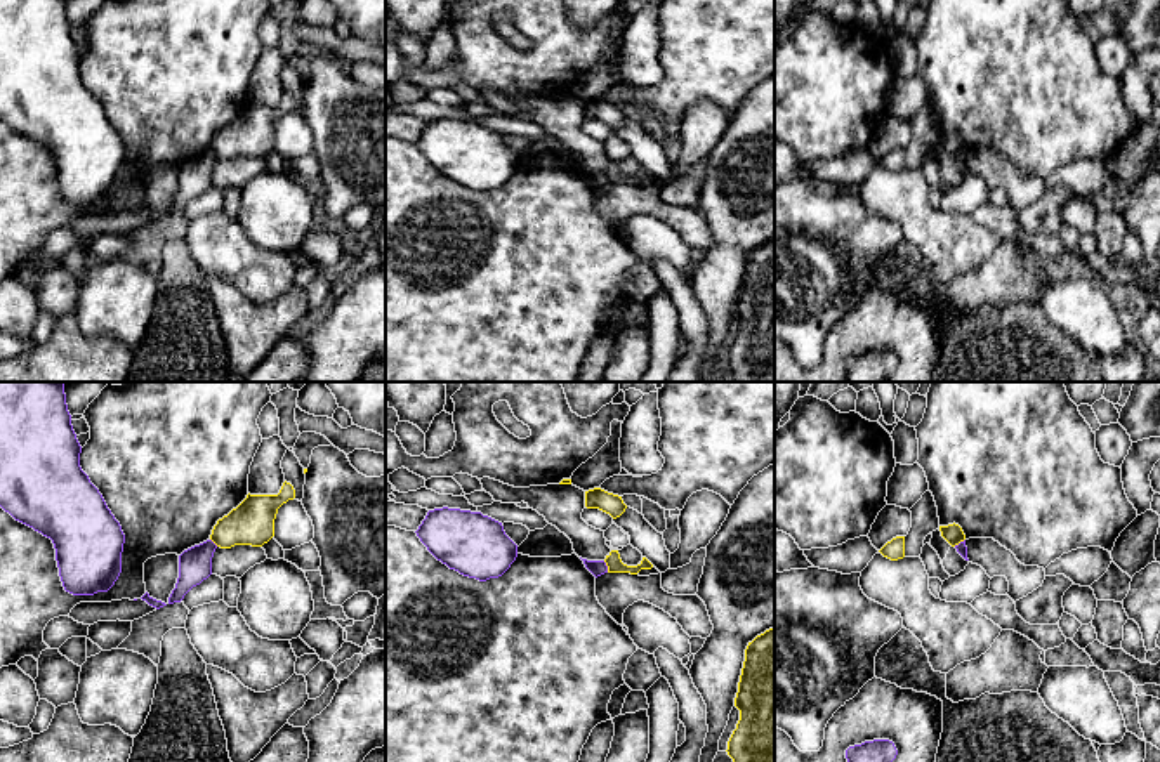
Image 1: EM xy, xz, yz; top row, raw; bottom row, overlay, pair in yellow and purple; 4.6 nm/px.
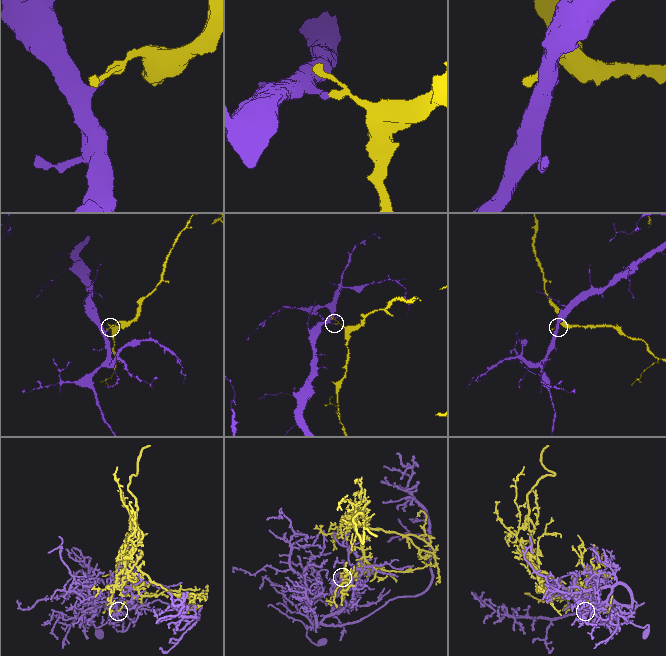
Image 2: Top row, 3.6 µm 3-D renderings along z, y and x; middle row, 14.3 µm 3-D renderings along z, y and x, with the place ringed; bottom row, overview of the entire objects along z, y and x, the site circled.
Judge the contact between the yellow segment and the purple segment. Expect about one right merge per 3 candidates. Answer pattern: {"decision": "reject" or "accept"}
{"decision": "reject"}

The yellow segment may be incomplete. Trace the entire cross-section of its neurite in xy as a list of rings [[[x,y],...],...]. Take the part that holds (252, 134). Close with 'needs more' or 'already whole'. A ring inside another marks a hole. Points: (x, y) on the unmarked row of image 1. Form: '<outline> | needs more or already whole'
[[[283,94],[278,106],[247,106],[227,127],[217,132],[210,151],[221,160],[234,156],[262,158],[274,148],[278,120],[295,109],[290,94]]] | already whole

